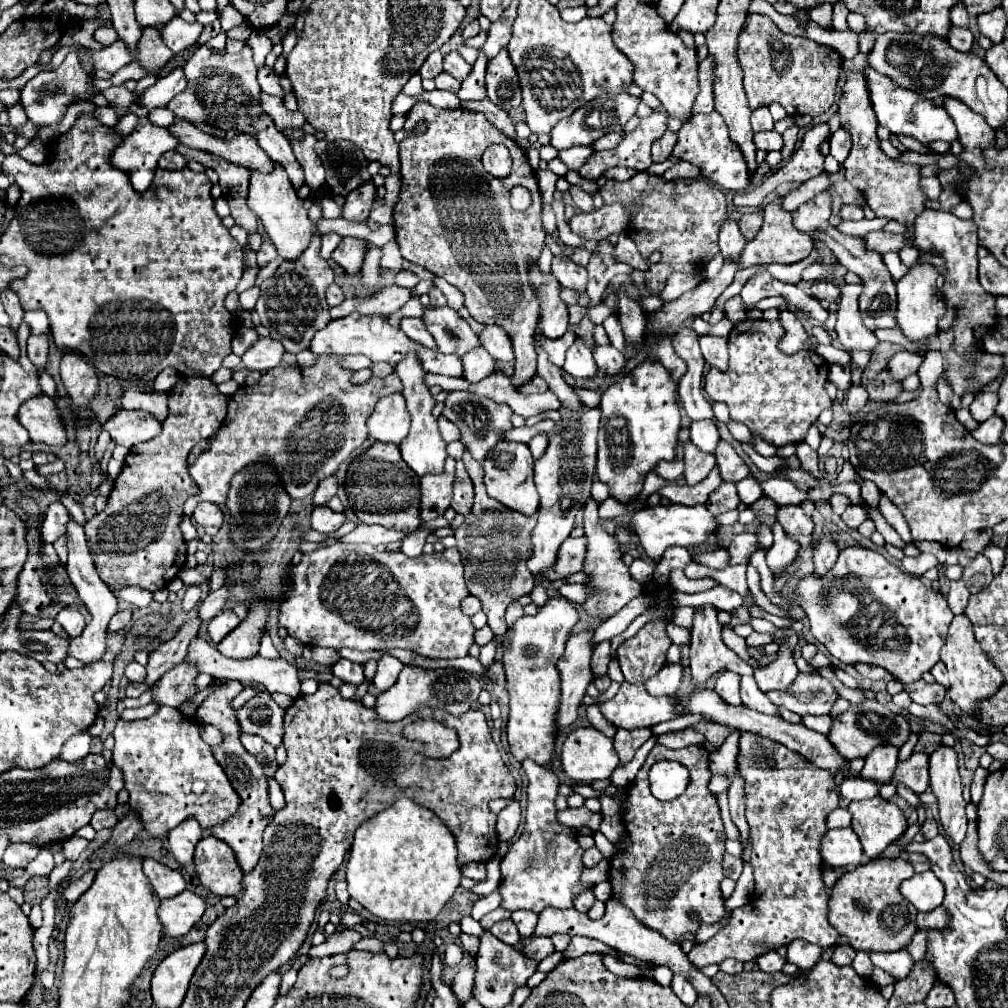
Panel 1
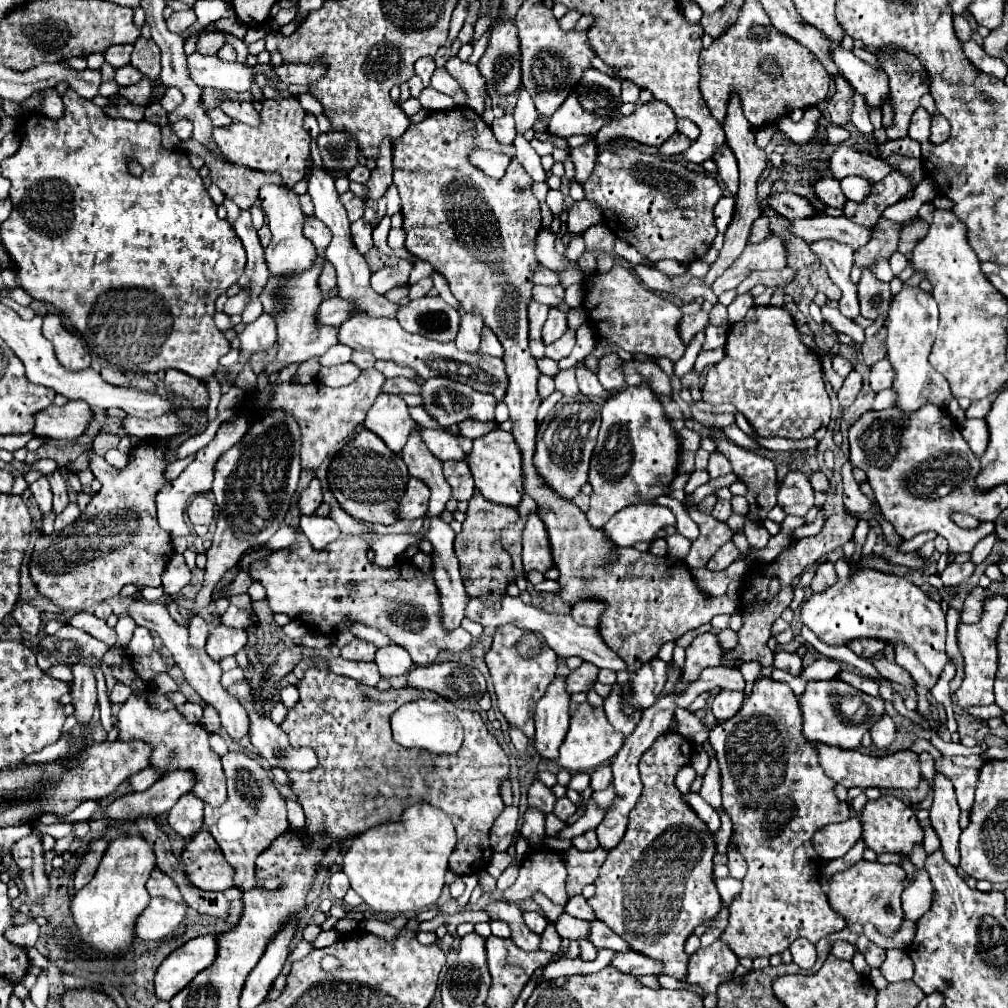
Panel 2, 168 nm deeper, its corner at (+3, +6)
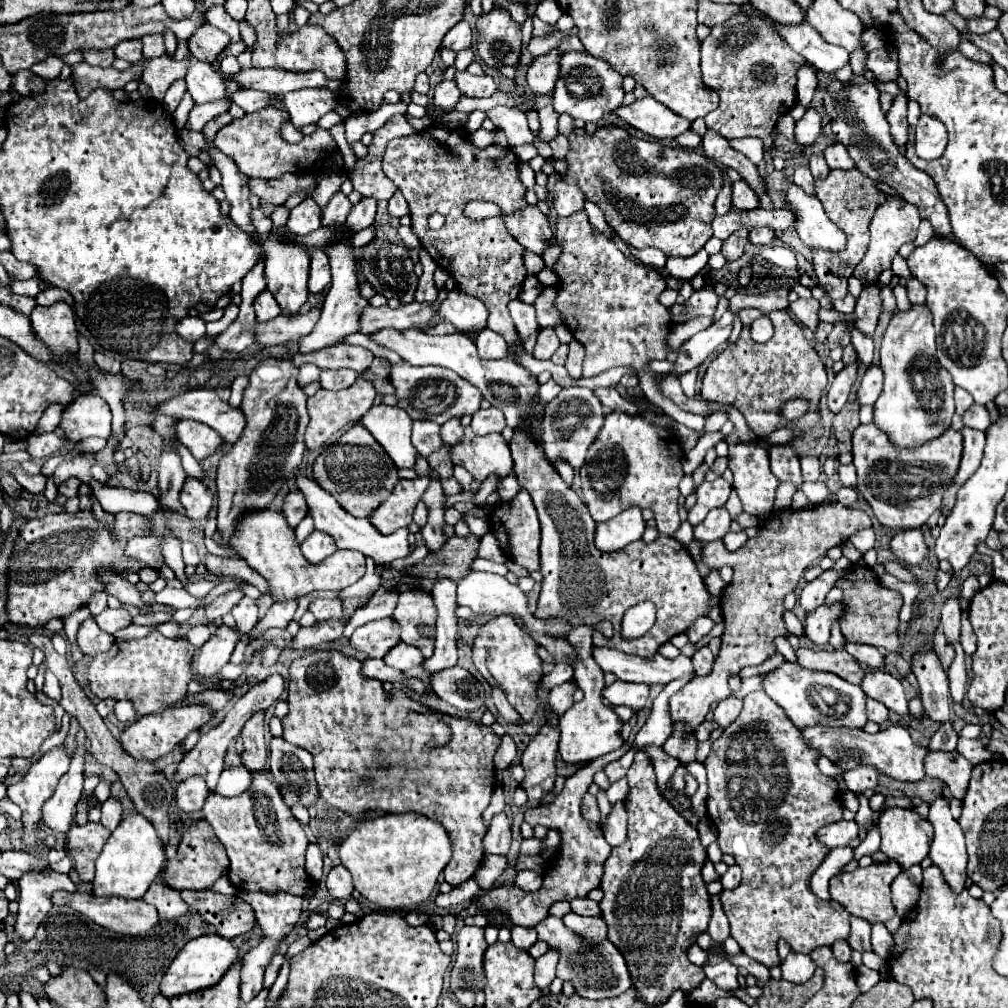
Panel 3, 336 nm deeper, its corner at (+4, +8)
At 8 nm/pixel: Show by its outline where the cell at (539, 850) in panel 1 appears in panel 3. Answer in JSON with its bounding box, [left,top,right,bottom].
[492,689,520,725]

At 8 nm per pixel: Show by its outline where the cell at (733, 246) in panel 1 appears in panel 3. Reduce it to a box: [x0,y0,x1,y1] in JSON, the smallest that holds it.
[716,183,732,215]

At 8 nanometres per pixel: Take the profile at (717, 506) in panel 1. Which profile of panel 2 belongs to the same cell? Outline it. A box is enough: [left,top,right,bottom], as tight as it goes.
[711,499,733,523]

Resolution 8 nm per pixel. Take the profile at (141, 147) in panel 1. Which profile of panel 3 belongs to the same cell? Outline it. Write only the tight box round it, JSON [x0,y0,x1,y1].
[188,101,230,131]

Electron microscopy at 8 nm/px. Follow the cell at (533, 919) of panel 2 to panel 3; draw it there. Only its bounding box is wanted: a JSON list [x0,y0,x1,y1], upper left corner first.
[534,915,632,999]

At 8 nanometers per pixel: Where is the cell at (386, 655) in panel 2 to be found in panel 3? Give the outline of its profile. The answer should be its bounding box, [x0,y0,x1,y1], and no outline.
[384,643,422,671]

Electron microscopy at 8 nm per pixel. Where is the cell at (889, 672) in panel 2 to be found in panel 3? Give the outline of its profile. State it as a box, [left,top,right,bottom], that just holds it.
[844,643,884,669]

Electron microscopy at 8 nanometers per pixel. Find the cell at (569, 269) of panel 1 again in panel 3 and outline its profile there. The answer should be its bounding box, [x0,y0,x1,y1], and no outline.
[504,205,554,255]

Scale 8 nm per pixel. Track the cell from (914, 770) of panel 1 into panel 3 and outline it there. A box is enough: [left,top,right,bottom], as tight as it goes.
[842,765,878,793]

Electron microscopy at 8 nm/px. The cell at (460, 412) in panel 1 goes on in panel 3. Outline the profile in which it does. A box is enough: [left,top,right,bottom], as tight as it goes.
[390,363,482,425]

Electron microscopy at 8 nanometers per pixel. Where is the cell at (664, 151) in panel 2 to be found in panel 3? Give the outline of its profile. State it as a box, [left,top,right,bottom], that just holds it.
[674,131,702,149]

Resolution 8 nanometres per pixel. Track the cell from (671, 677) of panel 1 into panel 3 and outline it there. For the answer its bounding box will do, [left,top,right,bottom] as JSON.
[604,679,650,713]

